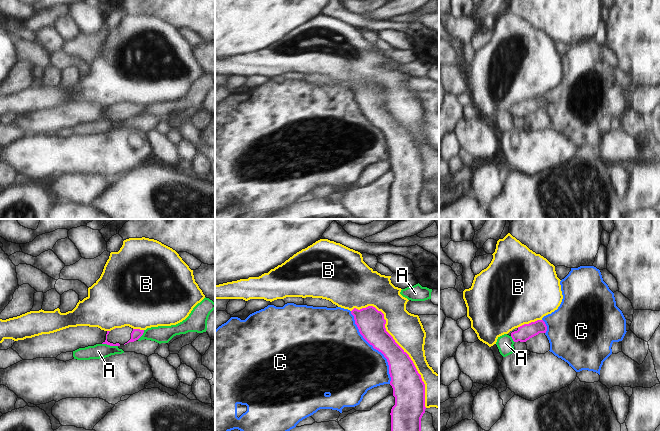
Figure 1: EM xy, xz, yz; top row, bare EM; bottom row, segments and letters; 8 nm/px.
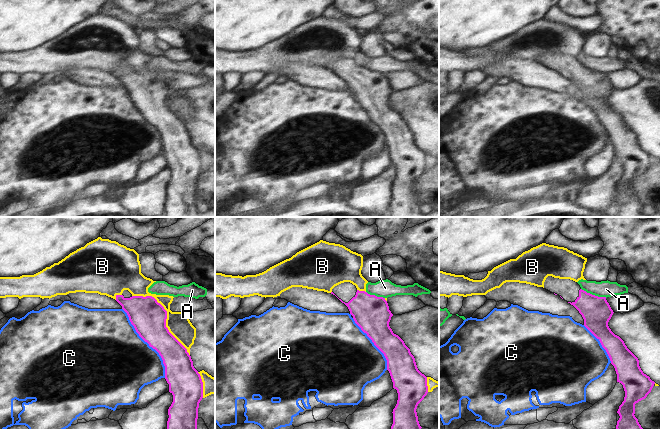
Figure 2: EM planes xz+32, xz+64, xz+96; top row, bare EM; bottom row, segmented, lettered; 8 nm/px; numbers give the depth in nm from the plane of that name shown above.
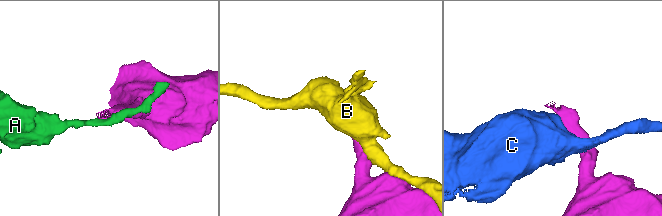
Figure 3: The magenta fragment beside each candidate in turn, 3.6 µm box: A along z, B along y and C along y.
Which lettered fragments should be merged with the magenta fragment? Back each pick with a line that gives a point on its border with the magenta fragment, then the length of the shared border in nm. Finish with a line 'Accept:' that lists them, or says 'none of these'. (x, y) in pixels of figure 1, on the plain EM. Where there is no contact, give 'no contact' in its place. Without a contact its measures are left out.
Accept: none of these

